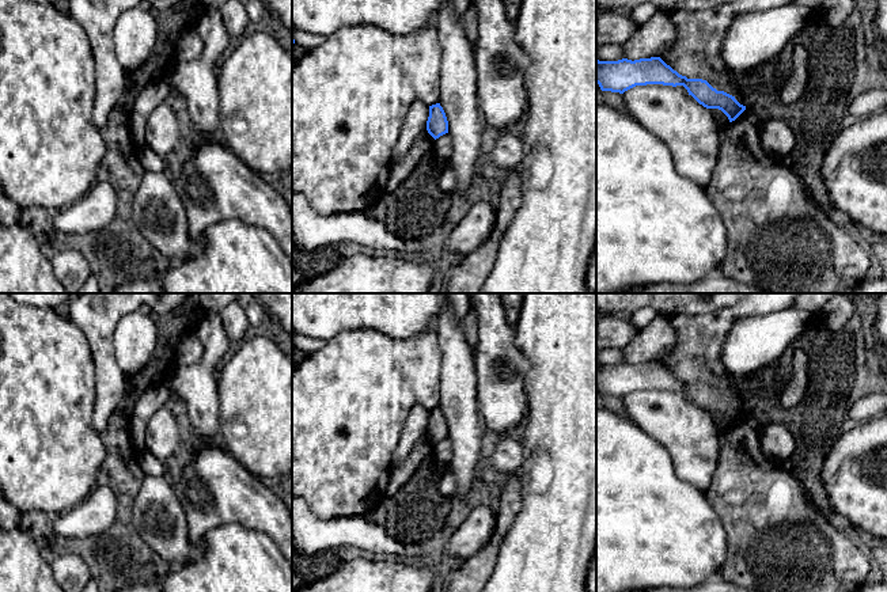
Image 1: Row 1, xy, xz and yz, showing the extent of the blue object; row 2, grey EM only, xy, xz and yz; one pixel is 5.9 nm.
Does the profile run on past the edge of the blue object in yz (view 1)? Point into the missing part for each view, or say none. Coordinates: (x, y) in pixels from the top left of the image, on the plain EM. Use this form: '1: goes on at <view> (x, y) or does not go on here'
1: does not go on here

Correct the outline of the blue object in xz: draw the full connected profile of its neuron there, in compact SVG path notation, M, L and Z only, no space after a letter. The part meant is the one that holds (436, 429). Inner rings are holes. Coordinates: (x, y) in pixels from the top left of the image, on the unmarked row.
M440 407L429 410L427 434L435 444L448 437L448 425Z

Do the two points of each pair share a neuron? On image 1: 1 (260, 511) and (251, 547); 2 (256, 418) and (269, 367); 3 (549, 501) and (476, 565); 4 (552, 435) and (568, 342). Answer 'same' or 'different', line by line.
1: different
2: same
3: different
4: same

